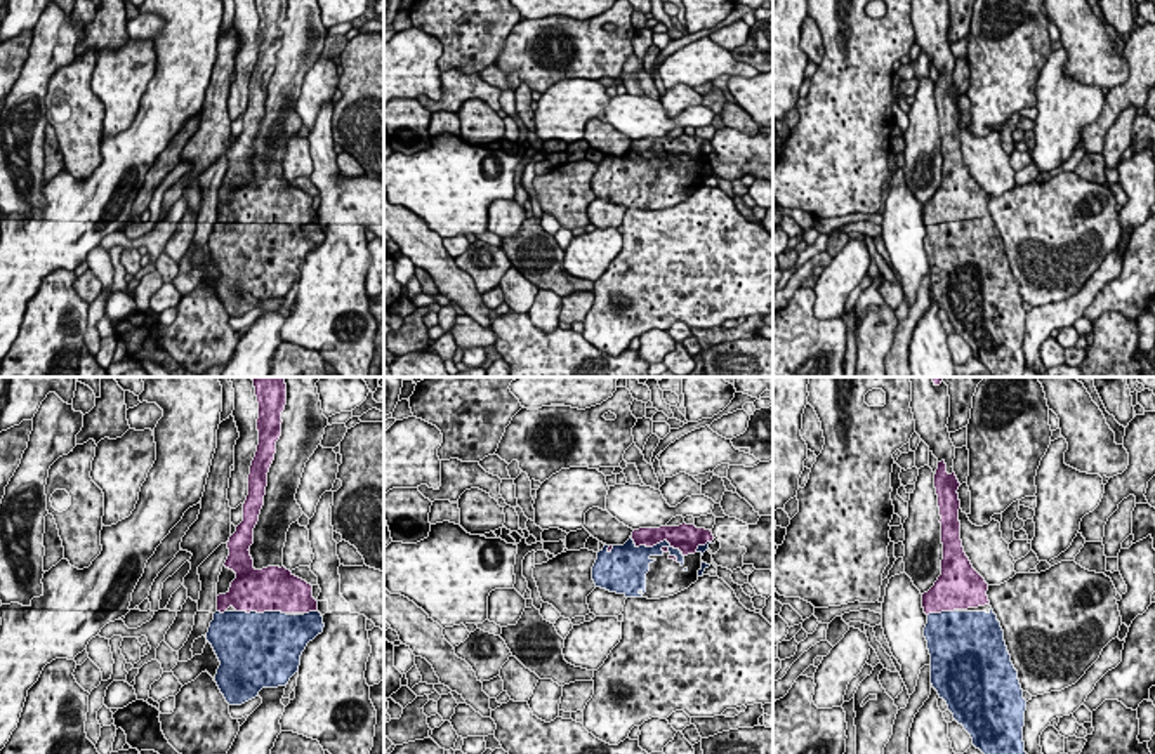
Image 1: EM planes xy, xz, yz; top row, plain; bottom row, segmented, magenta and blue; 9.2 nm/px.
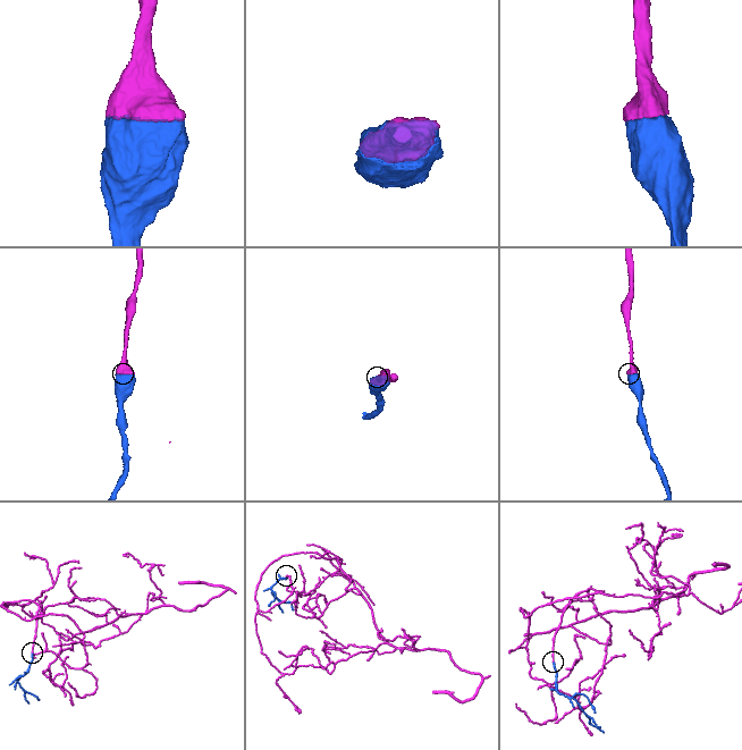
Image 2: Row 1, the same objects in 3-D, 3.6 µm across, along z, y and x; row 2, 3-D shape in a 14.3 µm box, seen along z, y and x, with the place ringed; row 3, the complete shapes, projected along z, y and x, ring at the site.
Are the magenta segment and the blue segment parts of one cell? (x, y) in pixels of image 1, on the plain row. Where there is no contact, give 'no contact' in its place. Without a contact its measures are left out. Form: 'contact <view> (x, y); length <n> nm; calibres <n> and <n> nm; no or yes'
contact xz (655, 155); length 500 nm; calibres 240 and 280 nm; yes

